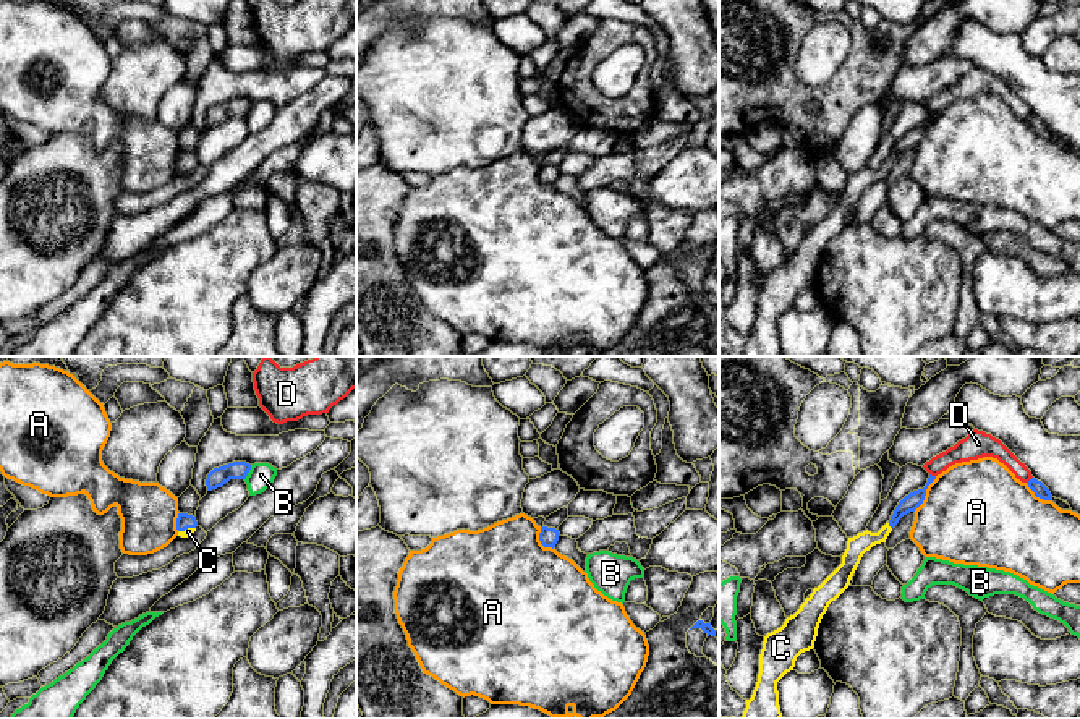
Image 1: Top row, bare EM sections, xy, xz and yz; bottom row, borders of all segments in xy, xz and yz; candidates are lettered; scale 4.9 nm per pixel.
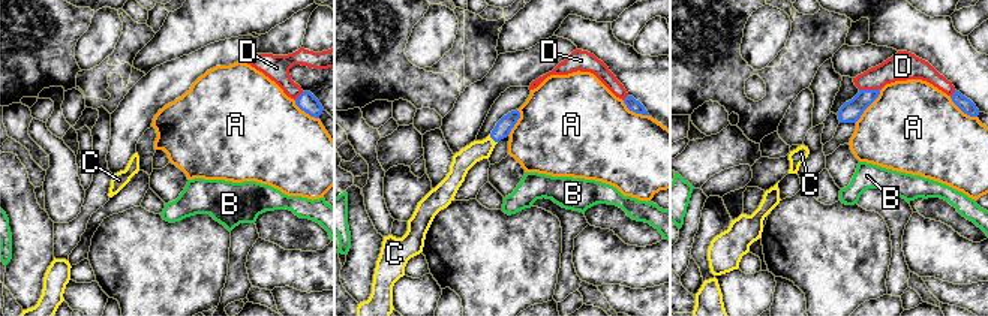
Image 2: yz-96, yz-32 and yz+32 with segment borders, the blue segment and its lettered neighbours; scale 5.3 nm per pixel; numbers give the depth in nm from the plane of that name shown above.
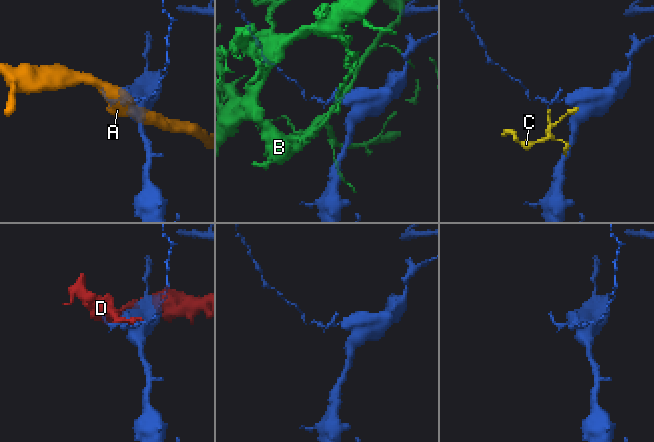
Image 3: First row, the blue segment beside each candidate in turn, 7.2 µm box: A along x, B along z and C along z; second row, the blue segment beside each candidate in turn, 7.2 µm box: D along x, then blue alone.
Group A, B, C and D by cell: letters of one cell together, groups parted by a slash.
A / B / C / D

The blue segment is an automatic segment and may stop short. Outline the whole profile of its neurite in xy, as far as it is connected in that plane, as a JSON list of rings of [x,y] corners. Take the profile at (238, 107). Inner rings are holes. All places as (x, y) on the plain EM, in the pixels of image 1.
[[[233,99],[219,105],[214,105],[206,117],[207,128],[222,125],[230,117],[246,117],[251,102],[246,99]]]

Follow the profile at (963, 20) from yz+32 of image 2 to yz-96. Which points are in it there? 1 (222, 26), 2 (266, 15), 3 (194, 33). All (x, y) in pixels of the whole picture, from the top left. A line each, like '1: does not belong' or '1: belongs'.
1: does not belong
2: does not belong
3: does not belong

